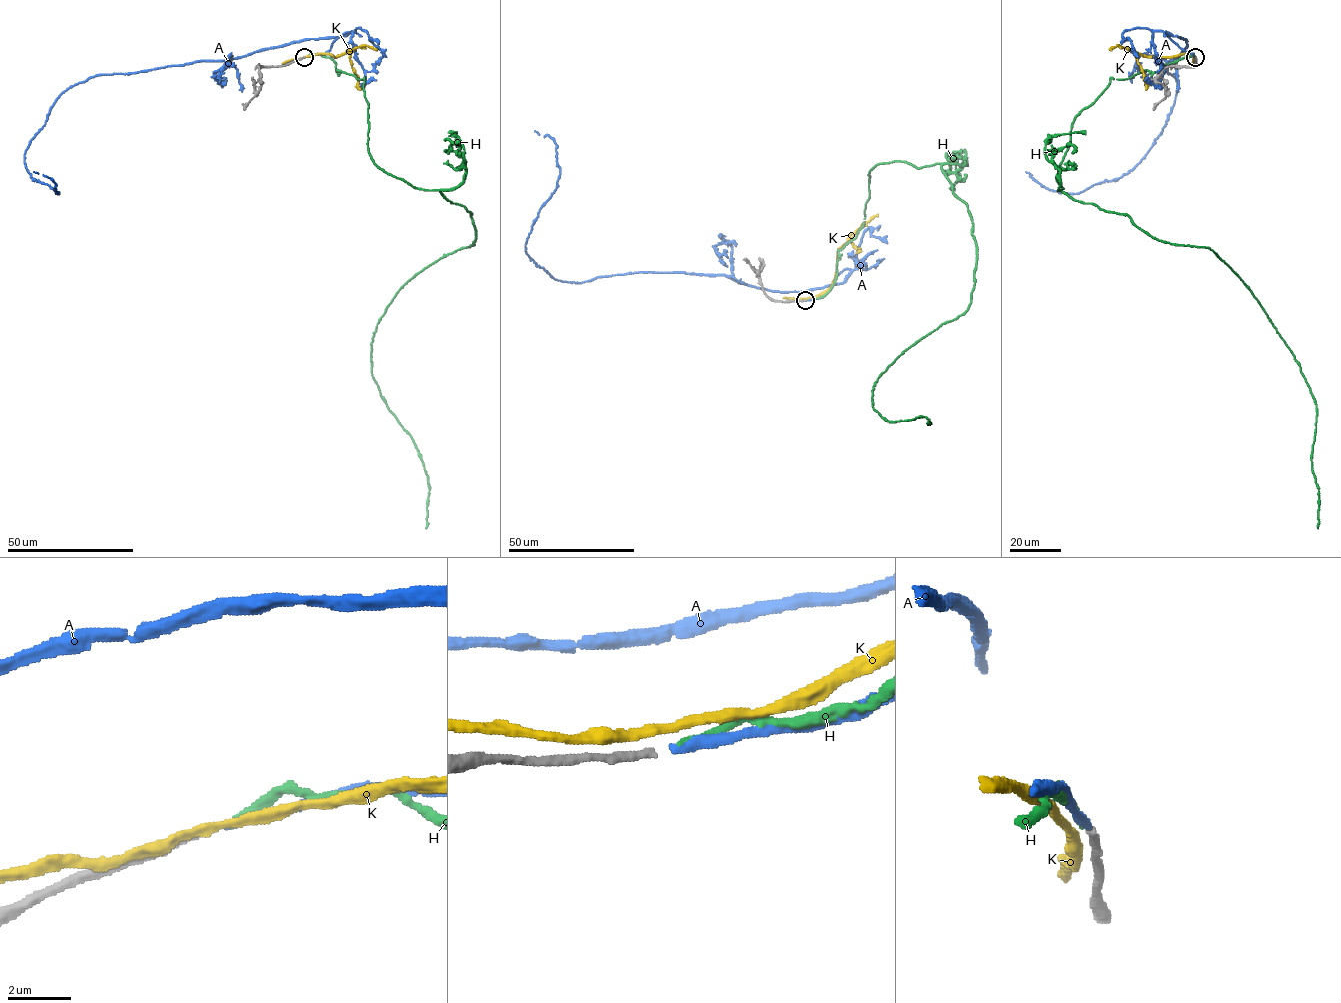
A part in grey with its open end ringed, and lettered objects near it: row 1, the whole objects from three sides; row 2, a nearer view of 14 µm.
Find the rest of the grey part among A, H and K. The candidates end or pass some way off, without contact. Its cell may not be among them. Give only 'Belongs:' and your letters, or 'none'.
Belongs: A

